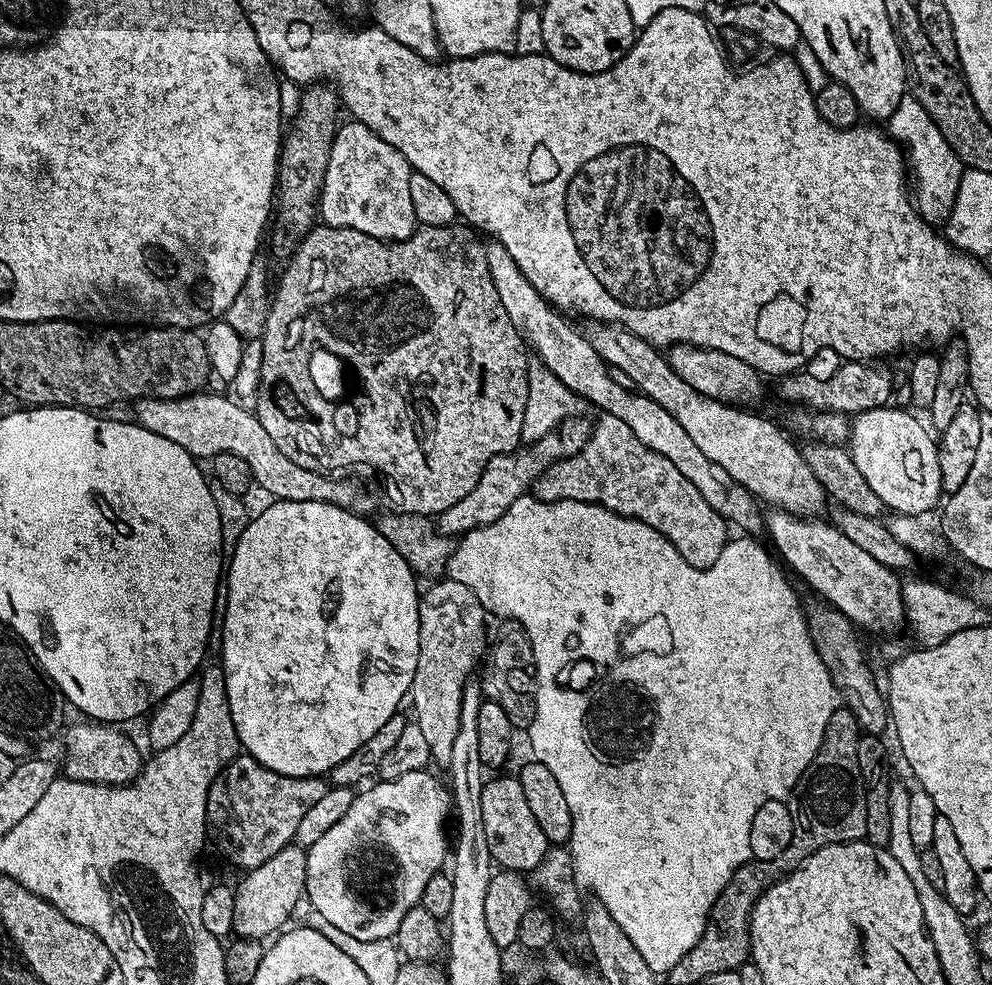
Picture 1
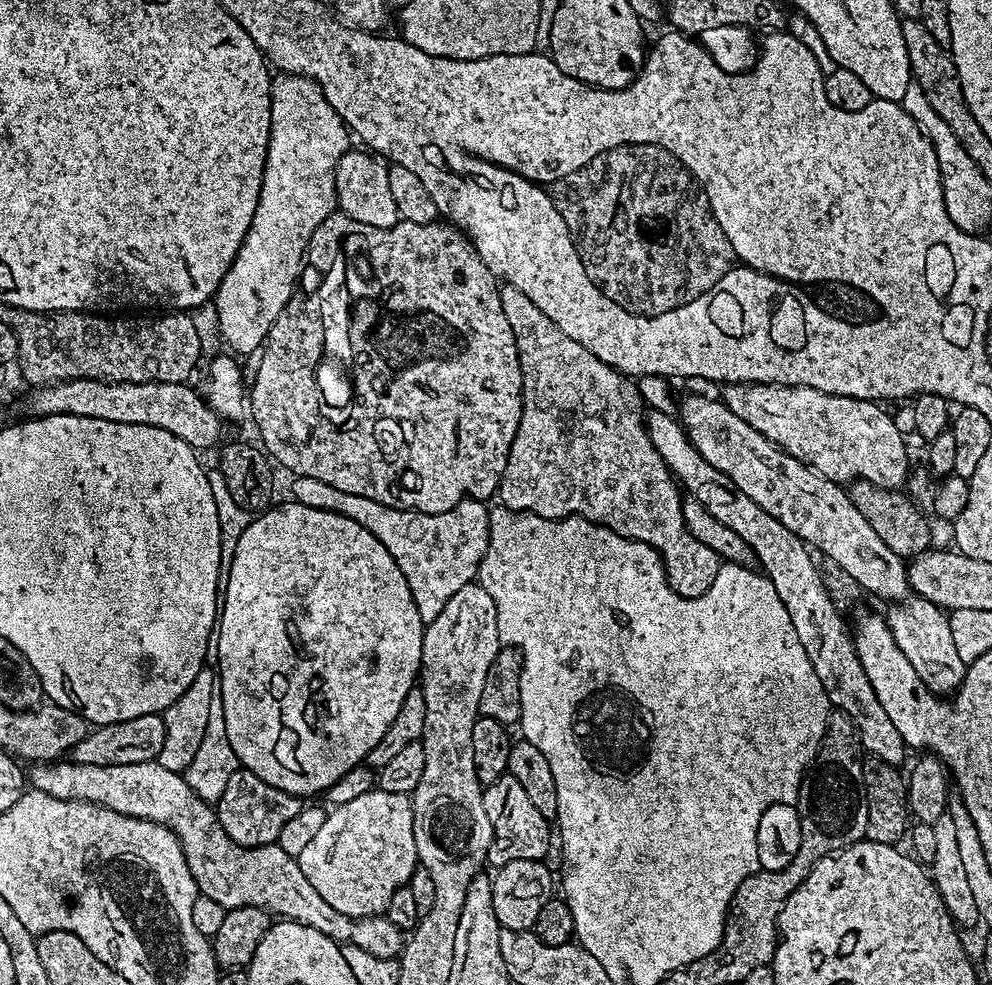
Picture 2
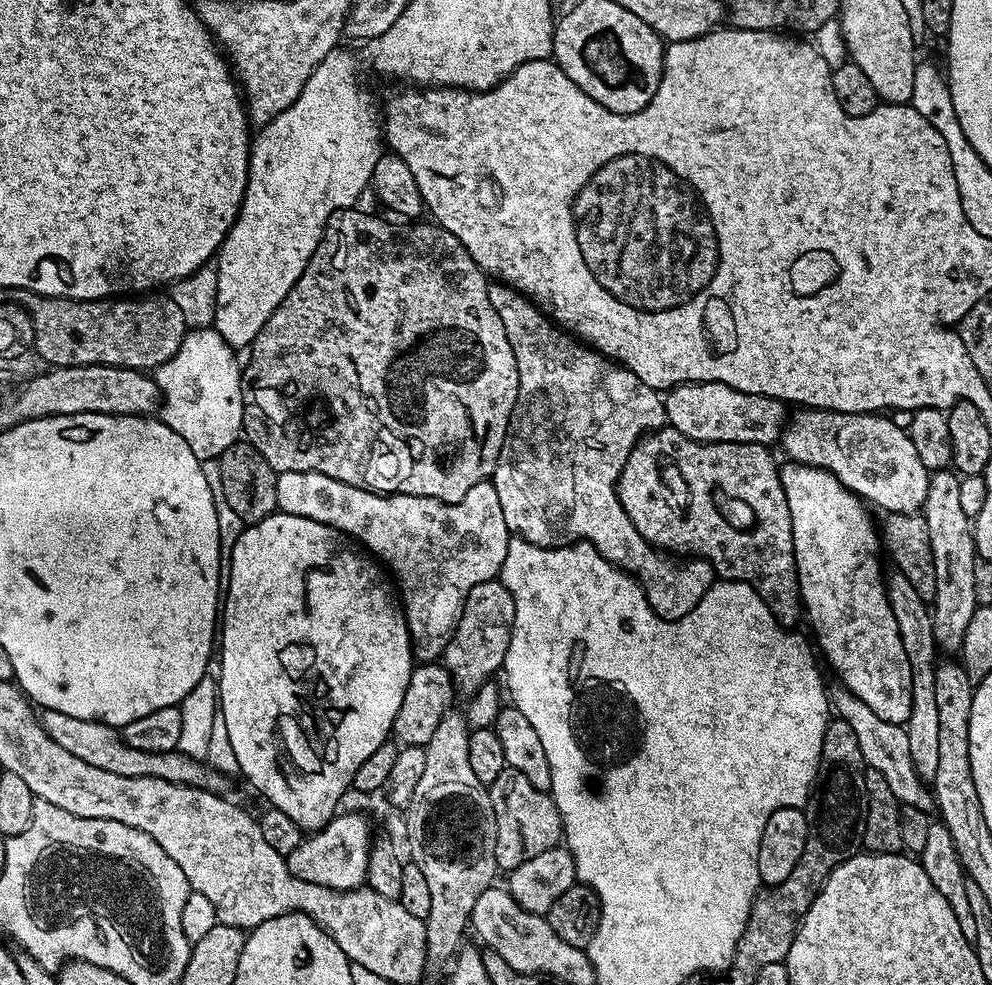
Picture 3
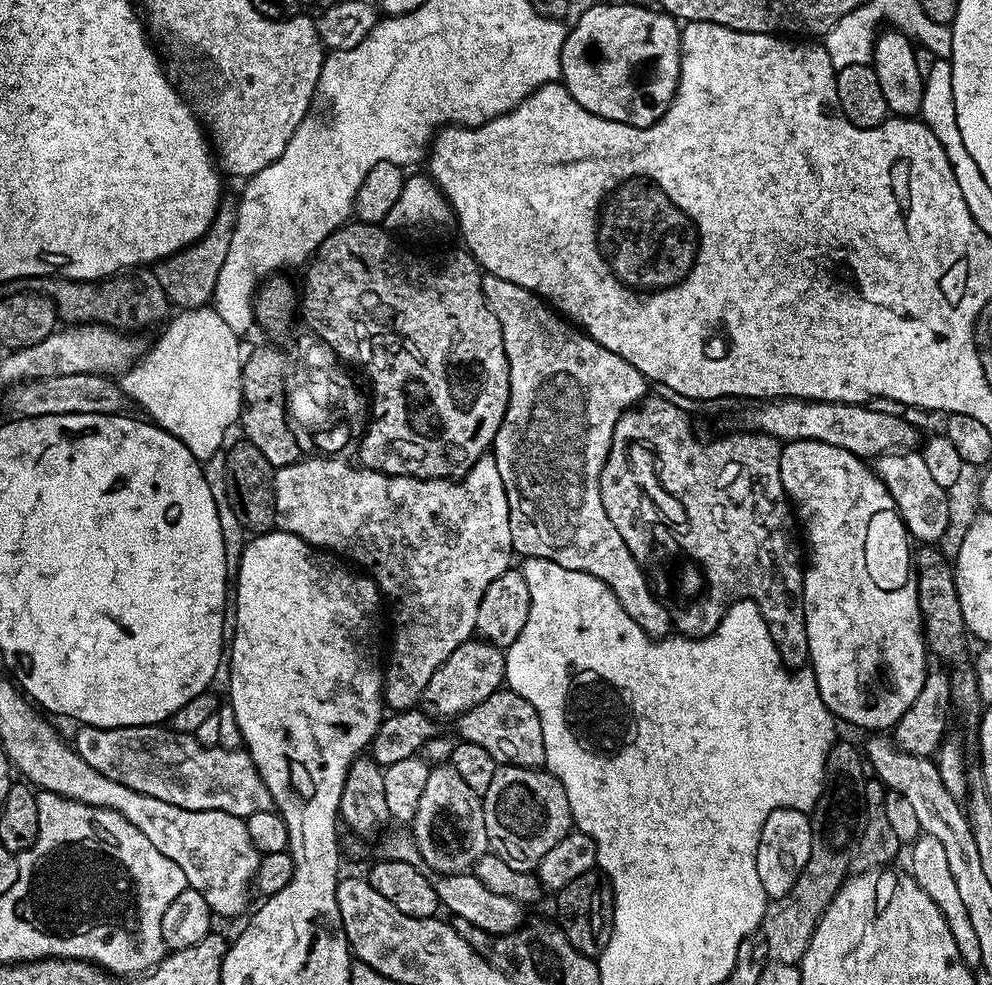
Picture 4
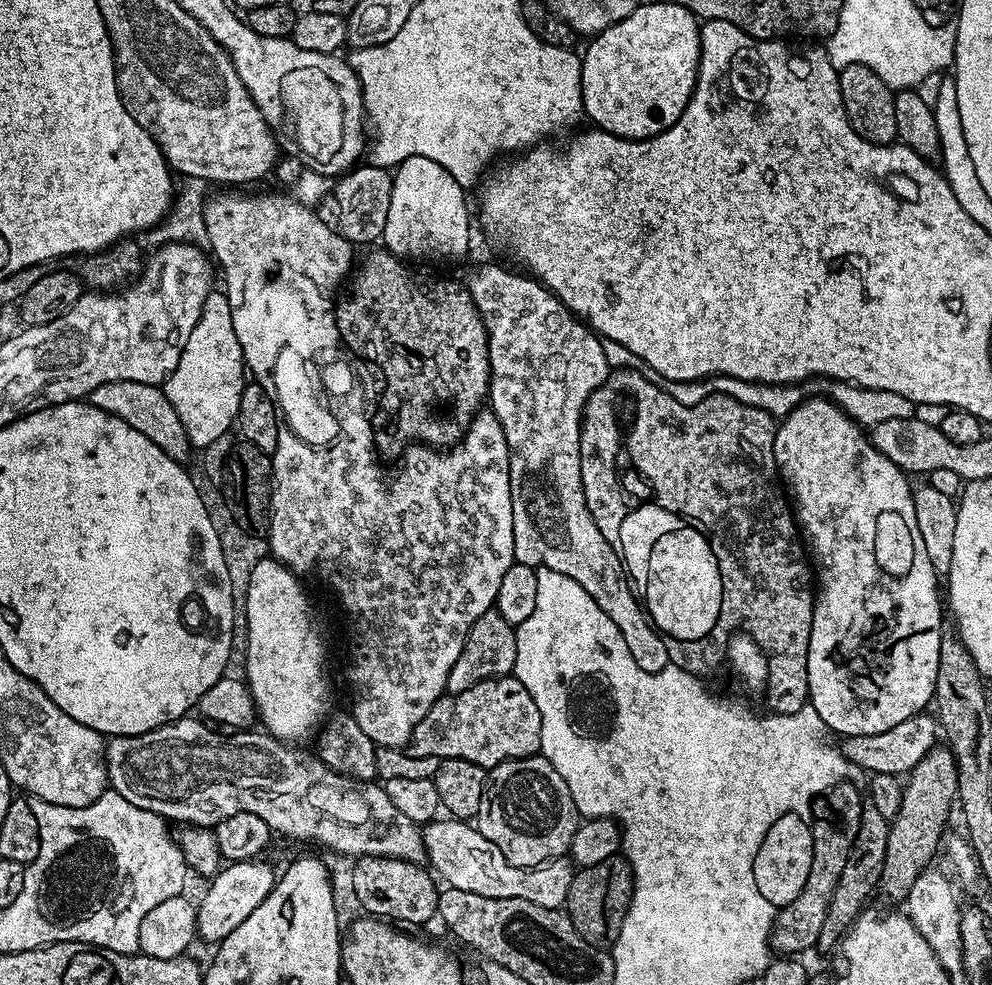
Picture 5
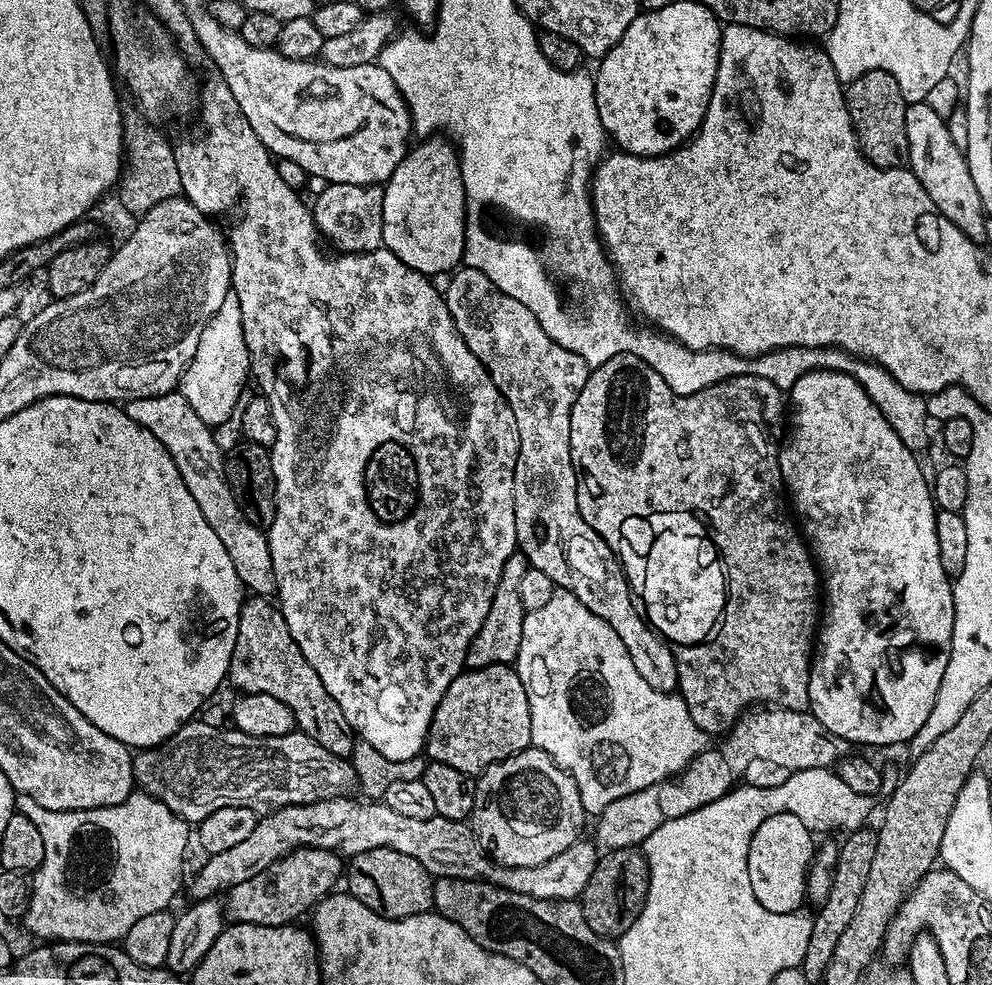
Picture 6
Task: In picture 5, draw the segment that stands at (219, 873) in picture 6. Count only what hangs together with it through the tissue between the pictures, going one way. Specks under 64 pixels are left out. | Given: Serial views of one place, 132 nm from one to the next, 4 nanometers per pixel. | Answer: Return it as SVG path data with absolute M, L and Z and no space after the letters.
M437 818L423 825L422 833L427 863L441 881L445 880L443 883L447 887L470 890L474 894L482 894L482 898L522 898L526 902L534 902L534 906L547 908L564 908L567 905L574 875L573 865L567 859L550 860L537 868L508 864L494 842L482 838L480 831L471 823L455 818Z

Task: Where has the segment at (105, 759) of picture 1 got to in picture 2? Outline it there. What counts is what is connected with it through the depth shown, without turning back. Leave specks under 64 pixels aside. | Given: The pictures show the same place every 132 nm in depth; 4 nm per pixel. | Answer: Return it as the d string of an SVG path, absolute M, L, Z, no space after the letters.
M64 758L59 762L36 762L30 768L31 787L63 800L88 800L92 804L104 804L112 810L127 816L153 820L159 824L165 824L173 834L180 839L180 845L184 851L186 862L190 866L192 876L196 880L196 887L203 895L214 898L225 910L230 908L263 908L269 914L275 914L280 918L298 920L301 924L308 924L311 928L317 928L330 939L343 942L345 945L353 944L356 950L364 951L372 956L390 960L399 957L405 943L401 929L397 928L393 920L387 915L361 916L353 918L346 914L338 914L314 886L302 874L300 861L297 857L286 854L286 850L280 848L279 843L263 844L257 848L247 848L241 844L235 844L222 830L220 820L216 816L215 807L209 801L200 797L193 788L188 785L187 779L181 773L174 770L166 770L165 766L157 763L138 762L130 766L94 766L93 764L73 764L71 760Z

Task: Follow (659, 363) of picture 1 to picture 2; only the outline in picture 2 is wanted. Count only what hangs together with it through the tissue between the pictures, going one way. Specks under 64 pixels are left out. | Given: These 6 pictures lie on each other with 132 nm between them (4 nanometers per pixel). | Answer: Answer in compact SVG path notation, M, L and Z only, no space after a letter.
M690 394L679 401L678 416L689 440L710 466L726 473L740 492L778 518L778 522L817 553L825 552L842 571L848 572L854 583L887 602L900 602L909 595L905 557L894 554L894 550L878 538L874 526L870 526L862 510L848 497L843 483L826 478L779 448L717 397Z

